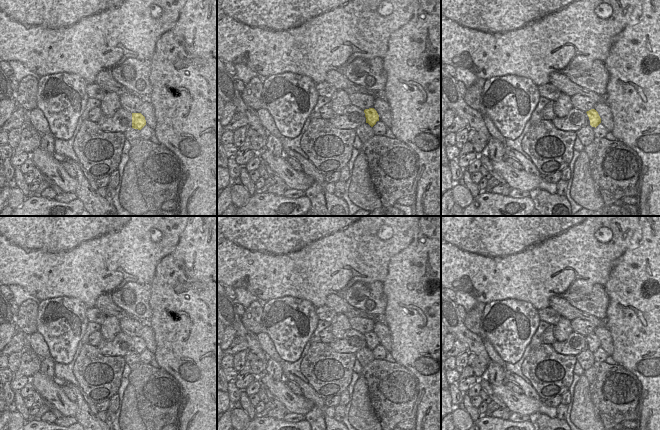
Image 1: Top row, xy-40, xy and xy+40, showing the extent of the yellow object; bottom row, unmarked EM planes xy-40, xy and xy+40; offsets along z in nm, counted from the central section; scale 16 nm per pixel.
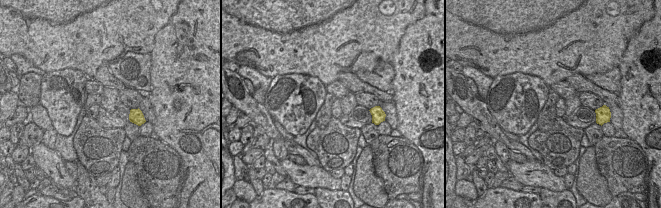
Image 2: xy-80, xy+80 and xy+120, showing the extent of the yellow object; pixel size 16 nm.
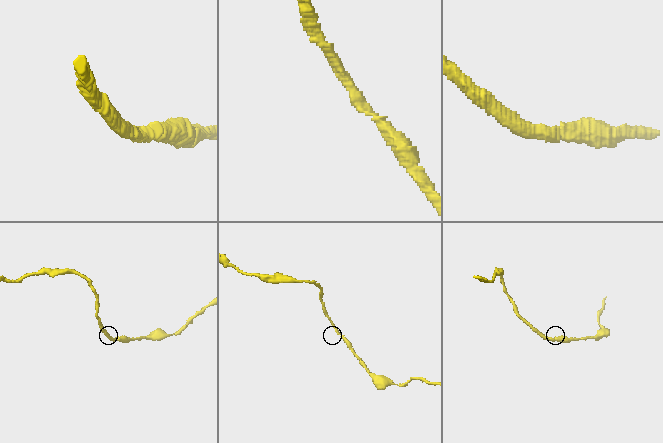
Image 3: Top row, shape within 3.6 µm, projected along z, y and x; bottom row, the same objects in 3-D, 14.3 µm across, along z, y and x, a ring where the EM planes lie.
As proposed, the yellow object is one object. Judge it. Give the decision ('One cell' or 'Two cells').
One cell.

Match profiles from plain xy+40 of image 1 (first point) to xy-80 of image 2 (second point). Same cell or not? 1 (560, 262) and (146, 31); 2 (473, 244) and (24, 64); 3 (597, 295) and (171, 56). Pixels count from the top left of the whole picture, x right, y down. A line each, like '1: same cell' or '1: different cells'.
1: same cell
2: different cells
3: different cells

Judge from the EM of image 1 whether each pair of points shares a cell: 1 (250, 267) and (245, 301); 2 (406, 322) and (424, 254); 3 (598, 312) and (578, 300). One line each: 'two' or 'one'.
1: two
2: one
3: one

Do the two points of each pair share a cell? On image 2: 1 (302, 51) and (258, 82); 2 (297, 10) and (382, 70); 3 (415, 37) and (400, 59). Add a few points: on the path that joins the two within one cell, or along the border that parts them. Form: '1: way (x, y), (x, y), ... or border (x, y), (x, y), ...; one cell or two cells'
1: border (245, 66), (250, 66), (269, 77); two cells
2: border (389, 62), (379, 61), (372, 70), (355, 73); two cells
3: way (415, 42), (405, 54); one cell

